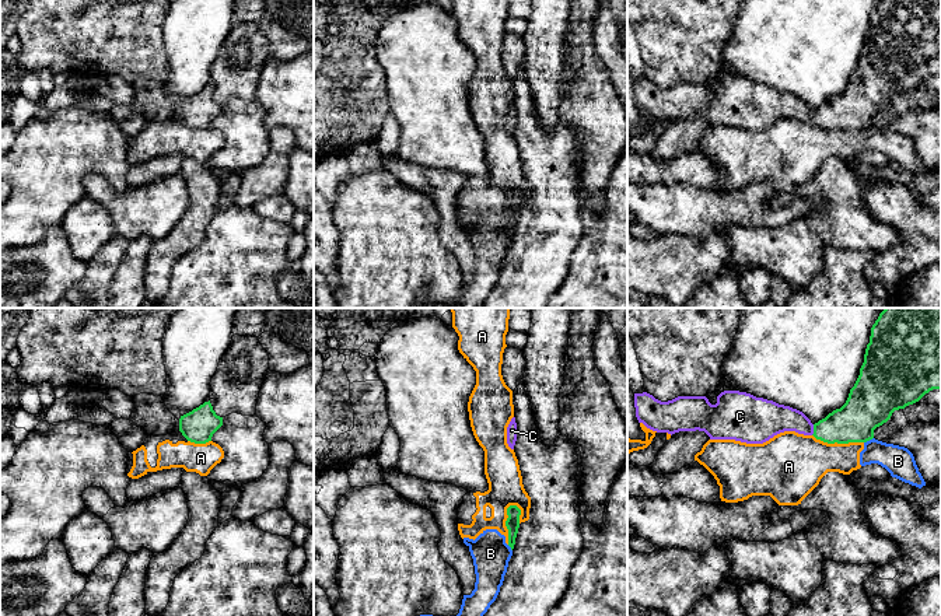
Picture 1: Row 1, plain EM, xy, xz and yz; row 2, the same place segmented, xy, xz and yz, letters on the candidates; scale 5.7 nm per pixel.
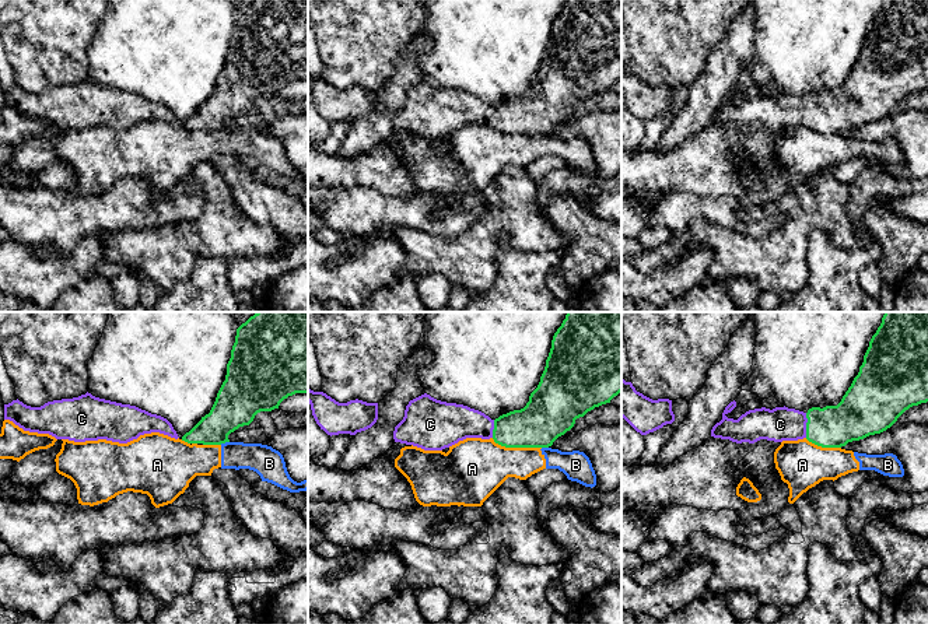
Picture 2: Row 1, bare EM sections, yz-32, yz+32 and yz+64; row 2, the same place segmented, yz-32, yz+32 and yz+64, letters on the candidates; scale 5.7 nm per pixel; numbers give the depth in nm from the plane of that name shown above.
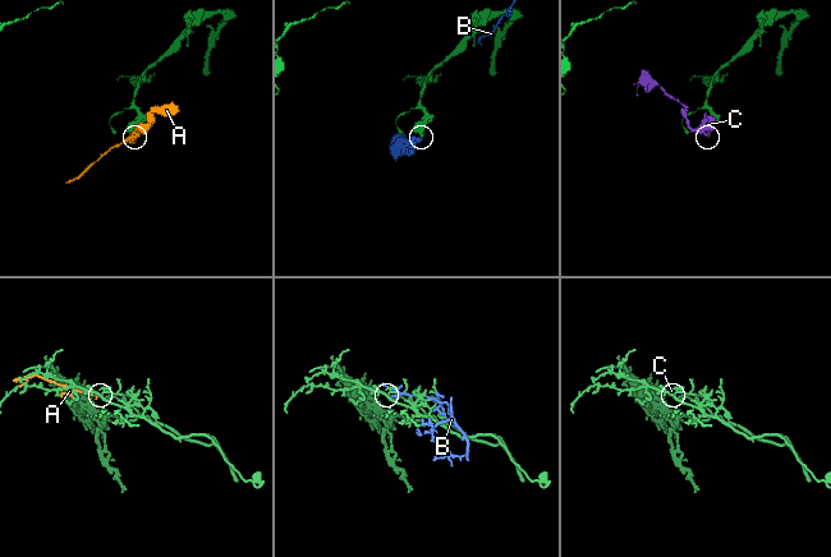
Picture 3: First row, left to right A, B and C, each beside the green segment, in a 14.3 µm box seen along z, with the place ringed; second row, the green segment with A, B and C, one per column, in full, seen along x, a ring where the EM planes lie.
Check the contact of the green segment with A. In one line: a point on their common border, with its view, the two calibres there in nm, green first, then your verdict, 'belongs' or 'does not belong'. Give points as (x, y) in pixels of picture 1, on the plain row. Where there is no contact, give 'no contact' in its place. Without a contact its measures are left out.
xz (506, 209) | 80/200 nm | does not belong

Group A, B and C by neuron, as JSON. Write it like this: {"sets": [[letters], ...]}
{"sets": [["A", "B"], ["C"]]}

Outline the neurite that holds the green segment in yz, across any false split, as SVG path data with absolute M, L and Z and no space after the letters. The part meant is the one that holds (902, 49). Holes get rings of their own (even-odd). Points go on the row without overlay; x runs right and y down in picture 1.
M879 0L846 90L815 111L797 95L739 77L721 78L716 91L706 83L678 83L661 88L643 78L634 80L634 94L639 109L671 122L699 116L710 126L763 130L780 119L795 118L828 130L849 130L872 126L874 116L886 109L895 97L919 88L933 76L941 76L941 0Z

